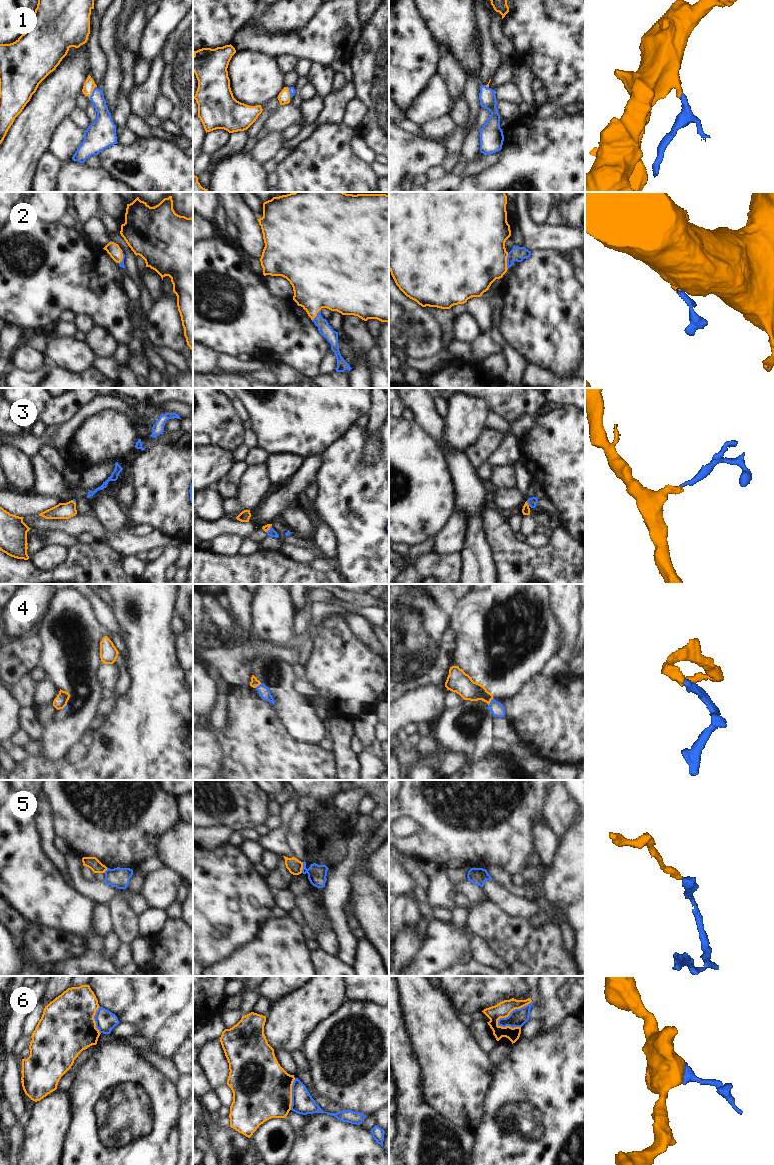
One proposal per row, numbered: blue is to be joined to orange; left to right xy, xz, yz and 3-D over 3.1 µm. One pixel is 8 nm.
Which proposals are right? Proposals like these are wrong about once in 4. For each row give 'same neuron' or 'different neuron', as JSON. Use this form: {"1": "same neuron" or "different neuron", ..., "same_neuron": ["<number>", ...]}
{"1": "same neuron", "2": "same neuron", "3": "same neuron", "4": "same neuron", "5": "different neuron", "6": "different neuron", "same_neuron": ["1", "2", "3", "4"]}

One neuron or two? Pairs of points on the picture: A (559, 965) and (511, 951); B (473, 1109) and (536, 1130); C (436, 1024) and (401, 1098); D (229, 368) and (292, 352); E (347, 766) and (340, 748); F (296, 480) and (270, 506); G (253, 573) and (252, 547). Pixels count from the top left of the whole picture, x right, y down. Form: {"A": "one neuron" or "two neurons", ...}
{"A": "one neuron", "B": "two neurons", "C": "two neurons", "D": "two neurons", "E": "one neuron", "F": "one neuron", "G": "two neurons"}

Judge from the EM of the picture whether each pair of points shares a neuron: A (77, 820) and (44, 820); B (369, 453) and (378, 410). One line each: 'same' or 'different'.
A: different
B: same

